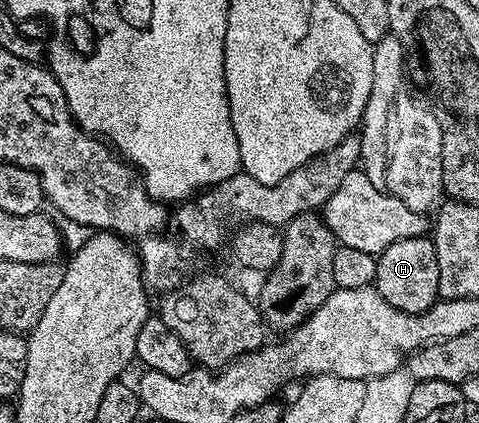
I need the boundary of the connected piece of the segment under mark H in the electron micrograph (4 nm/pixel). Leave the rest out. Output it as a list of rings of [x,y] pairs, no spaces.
[[[429,235],[400,238],[400,242],[392,242],[392,246],[379,252],[377,258],[376,278],[372,287],[381,294],[384,302],[396,306],[396,310],[404,314],[413,316],[426,312],[433,304],[438,303],[440,266],[436,262],[436,246]]]

